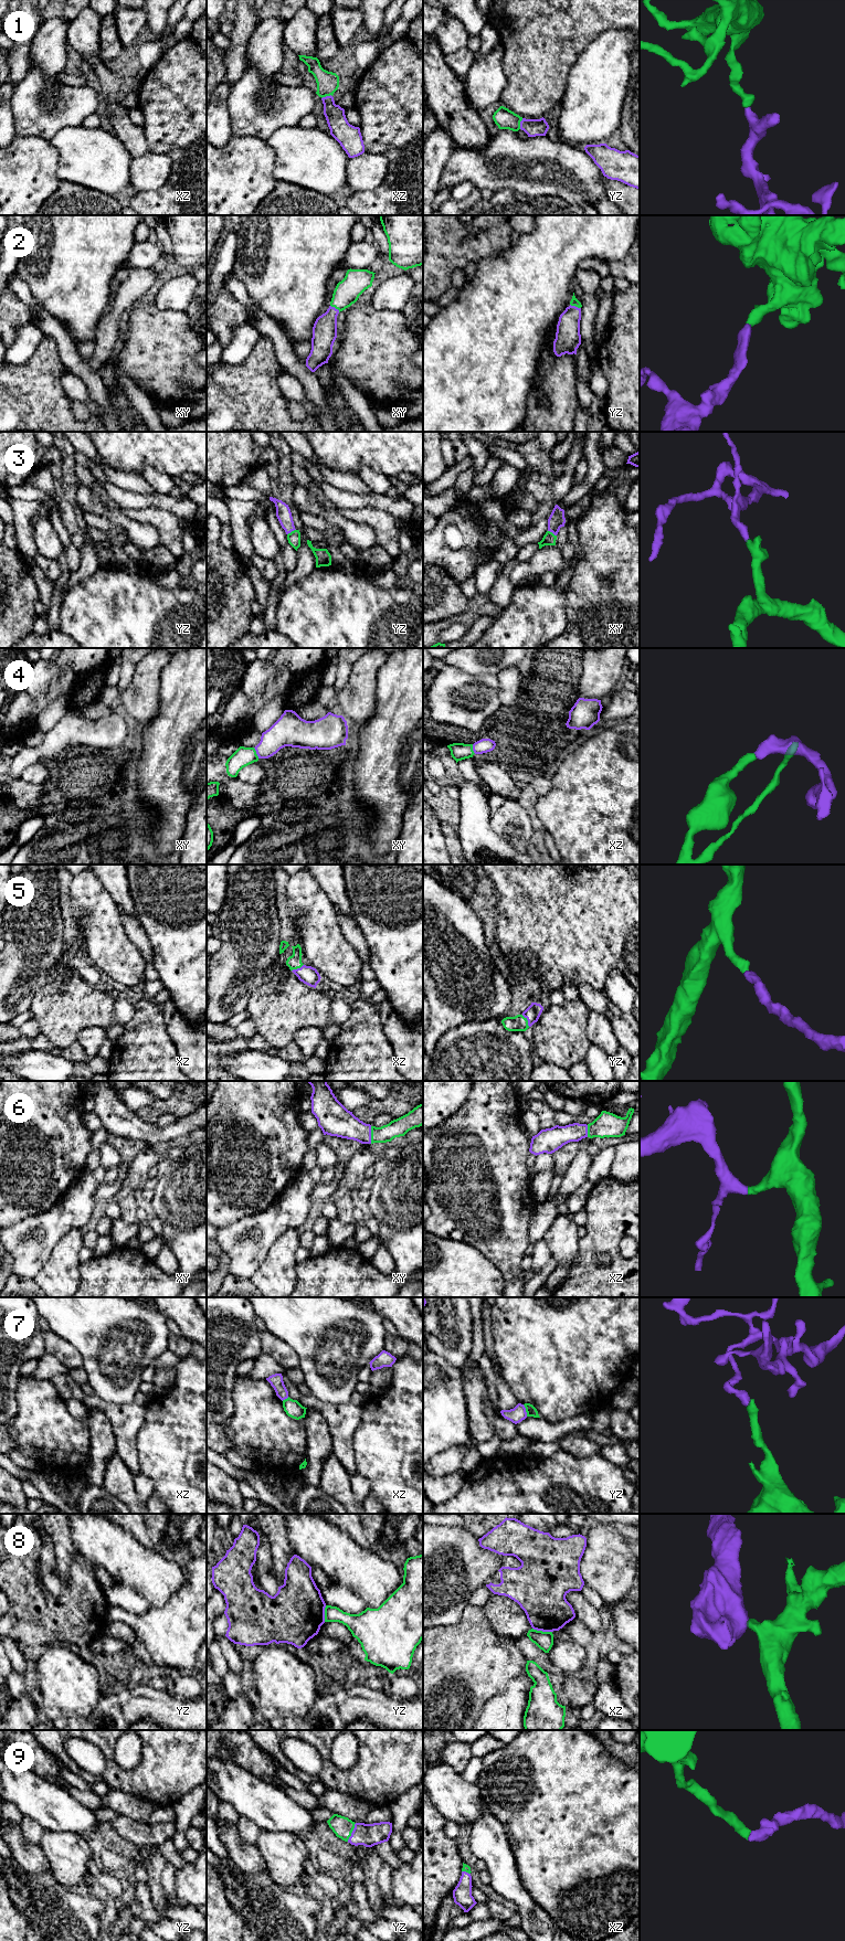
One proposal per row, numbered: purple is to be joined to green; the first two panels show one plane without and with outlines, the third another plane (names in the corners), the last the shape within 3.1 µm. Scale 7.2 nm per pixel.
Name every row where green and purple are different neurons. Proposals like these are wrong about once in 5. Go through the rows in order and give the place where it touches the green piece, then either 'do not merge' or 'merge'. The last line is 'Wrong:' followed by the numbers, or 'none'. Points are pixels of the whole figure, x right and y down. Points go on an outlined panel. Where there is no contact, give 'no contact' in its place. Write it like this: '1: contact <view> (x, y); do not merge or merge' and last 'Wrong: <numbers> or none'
1: contact xz (326, 95); merge
2: contact yz (576, 306); merge
3: contact yz (292, 531); merge
4: contact xy (255, 753); merge
5: contact yz (527, 1020); merge
6: contact xy (371, 1135); merge
7: contact yz (526, 1410); do not merge
8: contact xz (541, 1631); do not merge
9: contact yz (351, 1832); merge
Wrong: 7, 8

